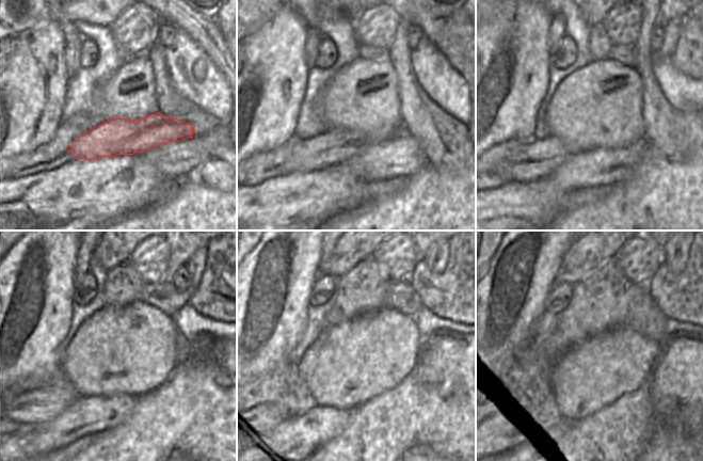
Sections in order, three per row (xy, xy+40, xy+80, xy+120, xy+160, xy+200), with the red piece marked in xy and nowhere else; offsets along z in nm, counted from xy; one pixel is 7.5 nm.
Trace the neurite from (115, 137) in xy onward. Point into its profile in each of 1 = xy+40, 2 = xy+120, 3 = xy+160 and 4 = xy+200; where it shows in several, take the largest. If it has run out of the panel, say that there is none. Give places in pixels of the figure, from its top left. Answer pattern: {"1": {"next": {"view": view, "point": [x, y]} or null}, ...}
{"1": {"next": {"view": "xy+40", "point": [334, 146]}}, "2": {"next": {"view": "xy+120", "point": [40, 406]}}, "3": {"next": {"view": "xy+160", "point": [266, 415]}}, "4": {"next": {"view": "xy+200", "point": [497, 407]}}}

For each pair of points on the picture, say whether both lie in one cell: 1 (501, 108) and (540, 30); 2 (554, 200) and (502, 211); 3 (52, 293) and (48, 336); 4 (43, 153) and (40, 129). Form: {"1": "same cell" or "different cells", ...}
{"1": "same cell", "2": "same cell", "3": "same cell", "4": "different cells"}

